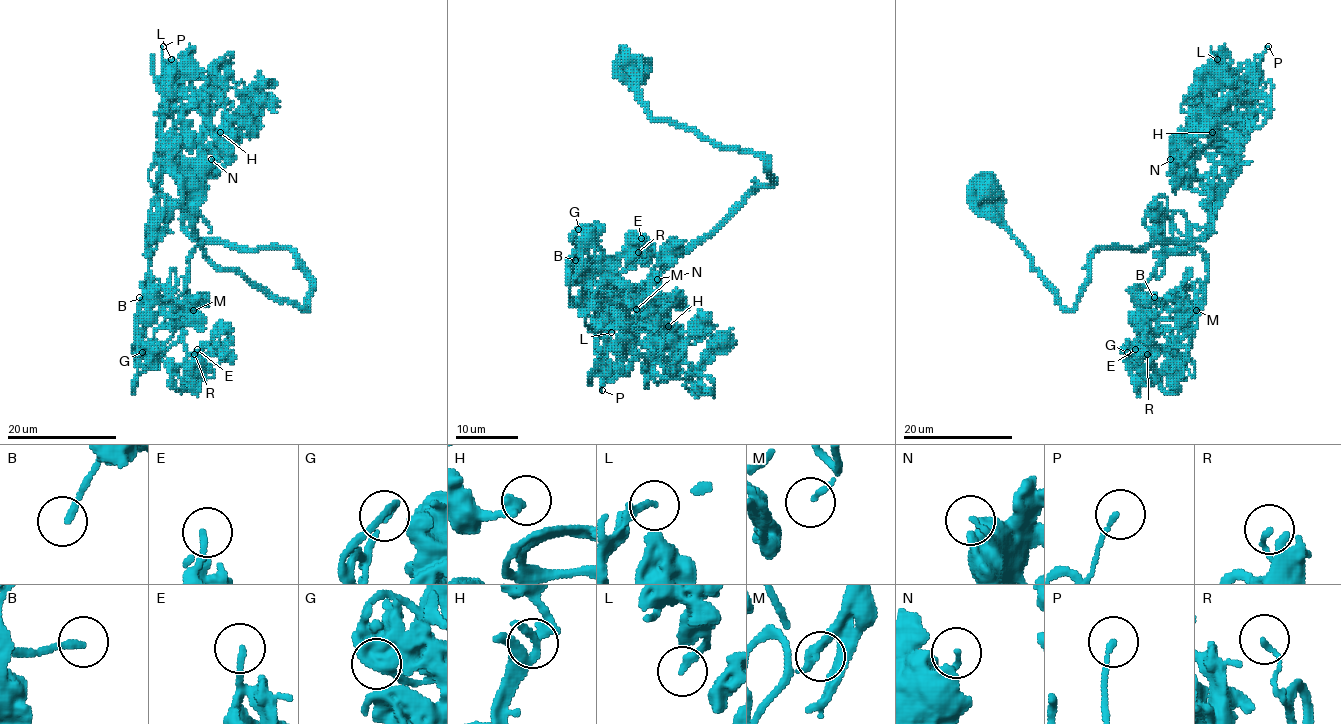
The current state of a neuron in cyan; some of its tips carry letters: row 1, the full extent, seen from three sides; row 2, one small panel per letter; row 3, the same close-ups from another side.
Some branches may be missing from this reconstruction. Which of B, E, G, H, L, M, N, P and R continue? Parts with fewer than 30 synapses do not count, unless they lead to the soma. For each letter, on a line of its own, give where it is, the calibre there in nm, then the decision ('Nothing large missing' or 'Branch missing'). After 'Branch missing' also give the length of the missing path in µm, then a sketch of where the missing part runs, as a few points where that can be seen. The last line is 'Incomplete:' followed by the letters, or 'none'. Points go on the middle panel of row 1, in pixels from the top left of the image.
B: Place: (575, 260). Thickness 200 nm. Nothing large missing
E: Place: (641, 238). Thickness 180 nm. Nothing large missing
G: Place: (578, 229). Thickness 180 nm. Nothing large missing
H: Place: (668, 326). Thickness 240 nm. Nothing large missing
L: Place: (611, 332). Thickness 240 nm. Nothing large missing
M: Place: (636, 309). Thickness 160 nm. Nothing large missing
N: Place: (657, 279). Thickness 140 nm. Nothing large missing
P: Place: (602, 390). Thickness 150 nm. Nothing large missing
R: Place: (638, 252). Thickness 140 nm. Nothing large missing
Incomplete: none

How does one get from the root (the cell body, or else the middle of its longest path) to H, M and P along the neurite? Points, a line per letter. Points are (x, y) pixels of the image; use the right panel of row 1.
H: (990, 185), (1001, 222), (1072, 308), (1097, 251), (1192, 243), (1212, 228), (1236, 139), (1191, 146), (1212, 132)
M: (990, 185), (1001, 222), (1066, 308), (1097, 251), (1187, 243), (1207, 281), (1180, 319), (1196, 310)
P: (990, 185), (1001, 222), (1072, 308), (1097, 251), (1192, 243), (1212, 228), (1233, 167), (1239, 92), (1268, 46)

